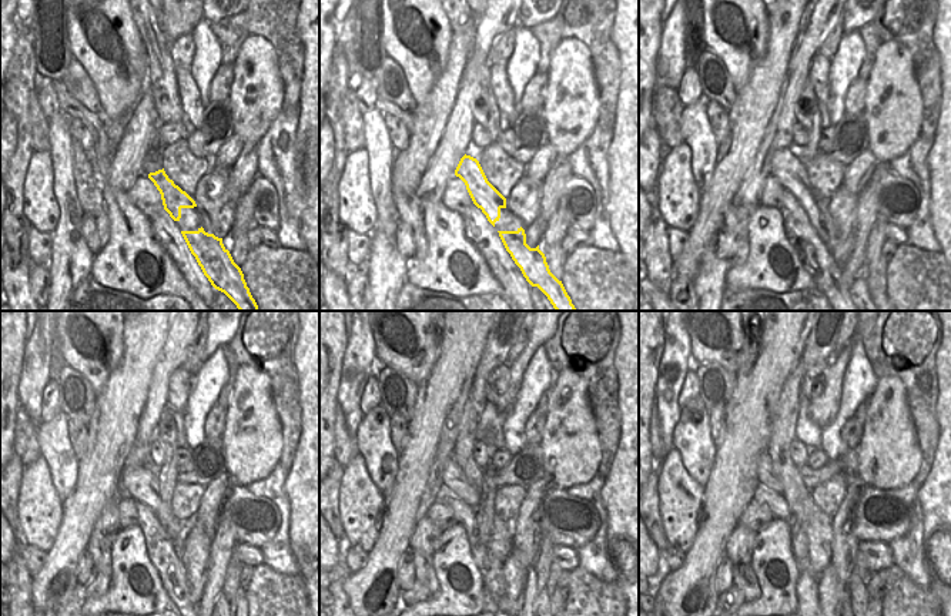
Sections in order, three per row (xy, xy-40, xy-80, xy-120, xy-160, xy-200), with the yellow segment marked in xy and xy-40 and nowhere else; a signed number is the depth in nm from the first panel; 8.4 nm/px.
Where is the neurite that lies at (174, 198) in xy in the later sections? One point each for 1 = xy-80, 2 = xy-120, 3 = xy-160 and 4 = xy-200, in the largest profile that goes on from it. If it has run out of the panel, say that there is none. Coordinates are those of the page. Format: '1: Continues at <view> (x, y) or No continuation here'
1: Continues at xy-80 (784, 166)
2: Continues at xy-120 (140, 484)
3: Continues at xy-160 (454, 479)
4: Continues at xy-200 (766, 474).

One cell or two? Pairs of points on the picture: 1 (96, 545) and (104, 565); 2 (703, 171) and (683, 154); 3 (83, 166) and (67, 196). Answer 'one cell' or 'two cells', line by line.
1: one cell
2: two cells
3: two cells

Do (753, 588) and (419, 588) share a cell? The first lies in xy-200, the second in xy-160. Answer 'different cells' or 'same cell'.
different cells

